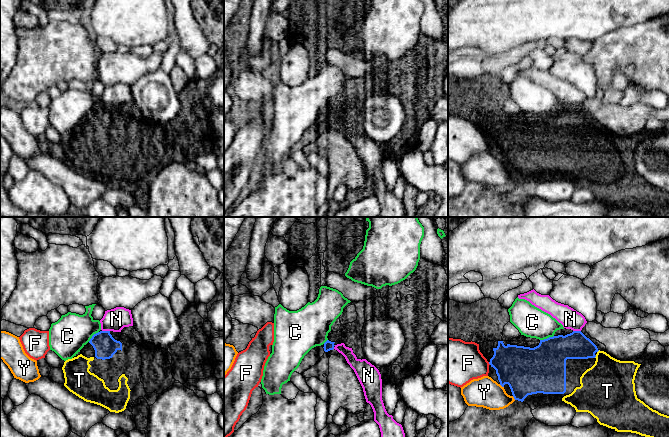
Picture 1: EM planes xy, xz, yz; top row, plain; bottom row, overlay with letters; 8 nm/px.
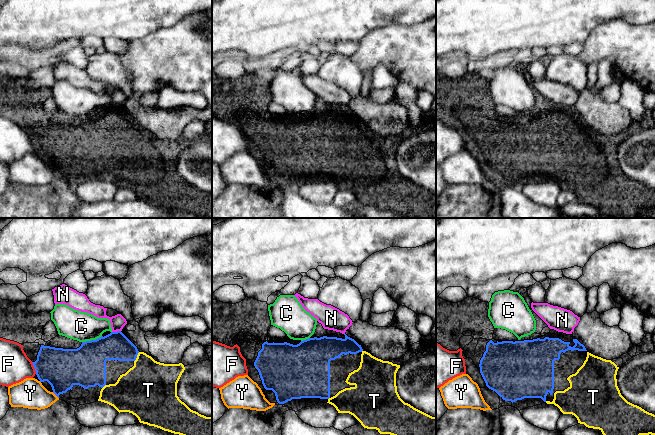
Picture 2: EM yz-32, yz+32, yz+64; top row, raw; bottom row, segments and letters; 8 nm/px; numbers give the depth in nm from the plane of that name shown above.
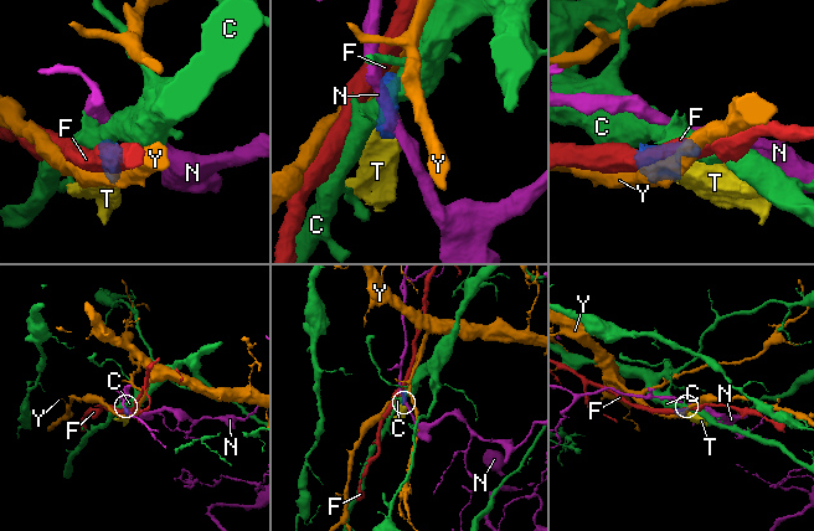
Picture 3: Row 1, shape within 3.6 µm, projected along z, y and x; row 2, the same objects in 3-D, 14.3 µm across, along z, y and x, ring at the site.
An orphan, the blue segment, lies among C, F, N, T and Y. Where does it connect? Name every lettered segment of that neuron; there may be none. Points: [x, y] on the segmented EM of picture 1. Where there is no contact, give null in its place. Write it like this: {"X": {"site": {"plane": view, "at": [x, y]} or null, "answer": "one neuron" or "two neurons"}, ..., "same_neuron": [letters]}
{"C": {"site": {"plane": "yz", "at": [547, 338]}, "answer": "two neurons"}, "F": {"site": {"plane": "yz", "at": [489, 363]}, "answer": "two neurons"}, "N": {"site": {"plane": "xy", "at": [106, 331]}, "answer": "two neurons"}, "T": {"site": {"plane": "yz", "at": [595, 356]}, "answer": "one neuron"}, "Y": {"site": {"plane": "yz", "at": [501, 385]}, "answer": "two neurons"}, "same_neuron": ["T"]}

